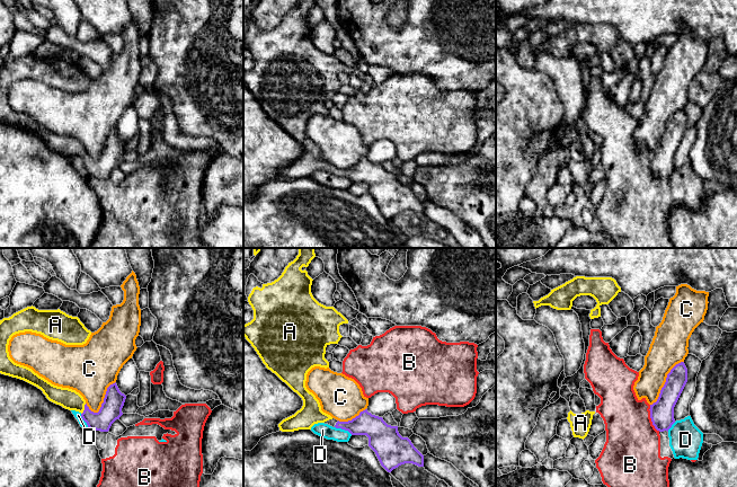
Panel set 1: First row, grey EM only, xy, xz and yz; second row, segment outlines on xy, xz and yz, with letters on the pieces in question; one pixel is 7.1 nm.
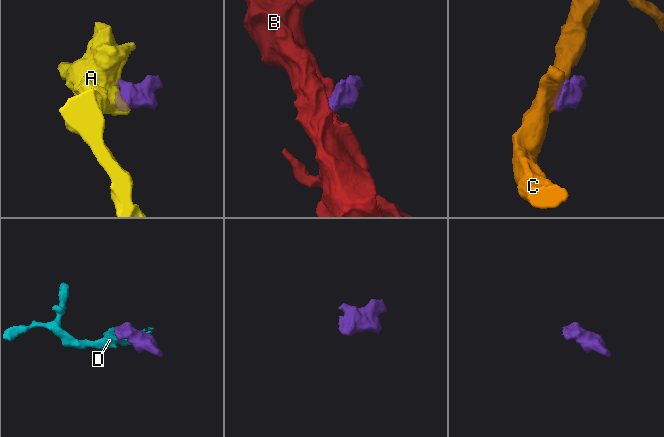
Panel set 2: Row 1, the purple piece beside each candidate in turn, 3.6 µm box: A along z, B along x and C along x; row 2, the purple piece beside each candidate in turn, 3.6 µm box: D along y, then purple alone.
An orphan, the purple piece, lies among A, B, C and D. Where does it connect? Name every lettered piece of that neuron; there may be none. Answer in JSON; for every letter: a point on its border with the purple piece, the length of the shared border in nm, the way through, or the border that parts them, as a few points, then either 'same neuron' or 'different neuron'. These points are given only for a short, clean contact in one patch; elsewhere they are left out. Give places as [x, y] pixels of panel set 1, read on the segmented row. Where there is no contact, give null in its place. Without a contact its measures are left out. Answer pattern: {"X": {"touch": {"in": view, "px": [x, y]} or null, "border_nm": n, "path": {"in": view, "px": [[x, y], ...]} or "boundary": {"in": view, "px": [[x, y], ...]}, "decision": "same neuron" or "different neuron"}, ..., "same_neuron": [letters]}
{"A": {"touch": {"in": "xy", "px": [85, 409]}, "border_nm": 90, "decision": "same neuron"}, "B": {"touch": {"in": "yz", "px": [650, 417]}, "border_nm": 200, "boundary": {"in": "yz", "px": [[649, 405], [651, 424], [659, 431]]}, "decision": "different neuron"}, "C": {"touch": {"in": "yz", "px": [665, 382]}, "border_nm": 400, "decision": "different neuron"}, "D": {"touch": {"in": "xz", "px": [344, 428]}, "border_nm": 140, "decision": "different neuron"}, "same_neuron": ["A"]}

